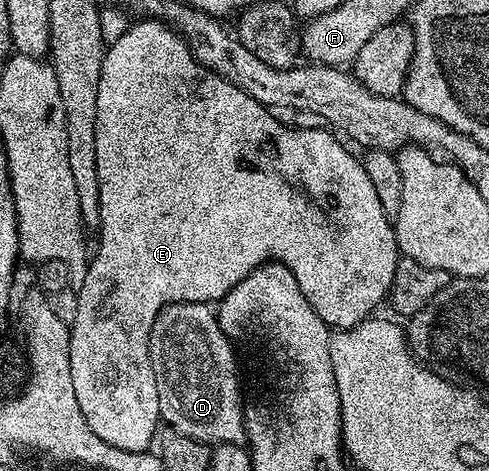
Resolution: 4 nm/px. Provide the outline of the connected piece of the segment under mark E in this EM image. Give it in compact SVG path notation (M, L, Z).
M160 20L134 21L123 32L123 36L108 43L99 72L95 108L95 164L99 176L97 226L101 235L97 238L97 251L94 254L92 251L85 267L83 284L76 291L77 311L71 317L69 331L71 384L75 387L75 400L79 400L79 410L87 420L87 428L91 428L91 432L95 432L95 436L99 436L103 444L111 444L111 448L123 448L123 452L144 454L152 447L149 446L152 442L154 445L161 422L159 388L155 384L155 372L151 364L149 337L163 307L176 302L217 304L237 284L250 277L257 267L272 260L285 265L294 274L307 303L319 314L326 327L333 326L334 331L346 330L370 317L376 311L373 309L380 302L386 301L399 257L397 231L379 202L375 187L364 170L362 159L357 154L353 155L336 133L325 128L302 129L293 124L284 126L270 107L259 104L259 100L247 96L247 92L235 88L235 84L199 64L199 60L195 60L195 56L189 51L185 39L172 26L167 26Z

